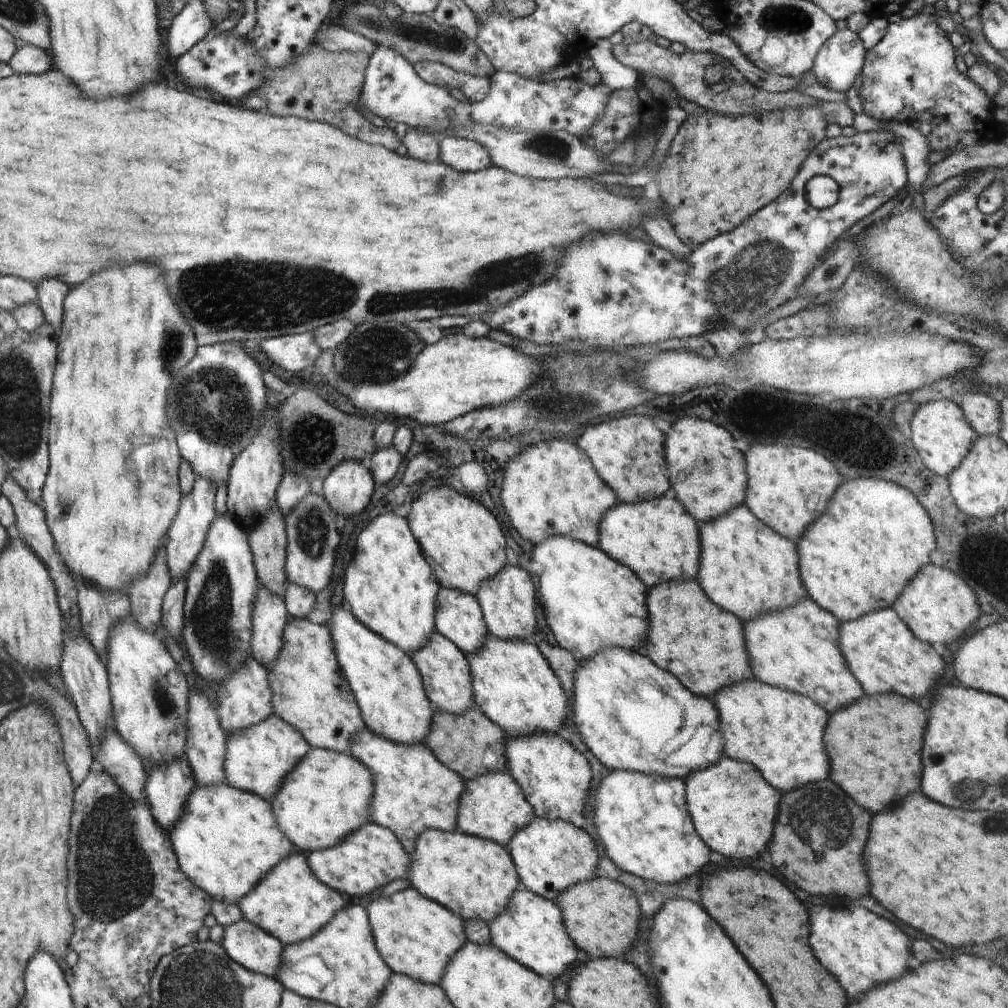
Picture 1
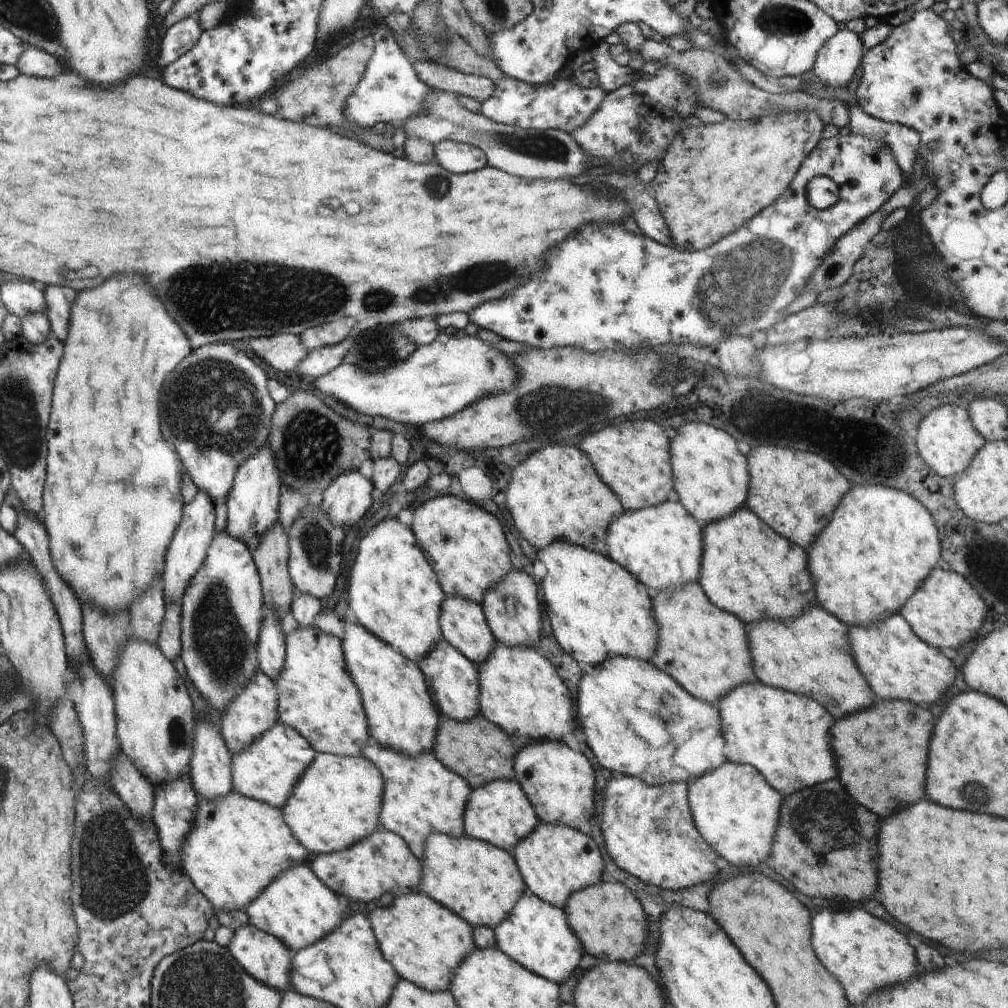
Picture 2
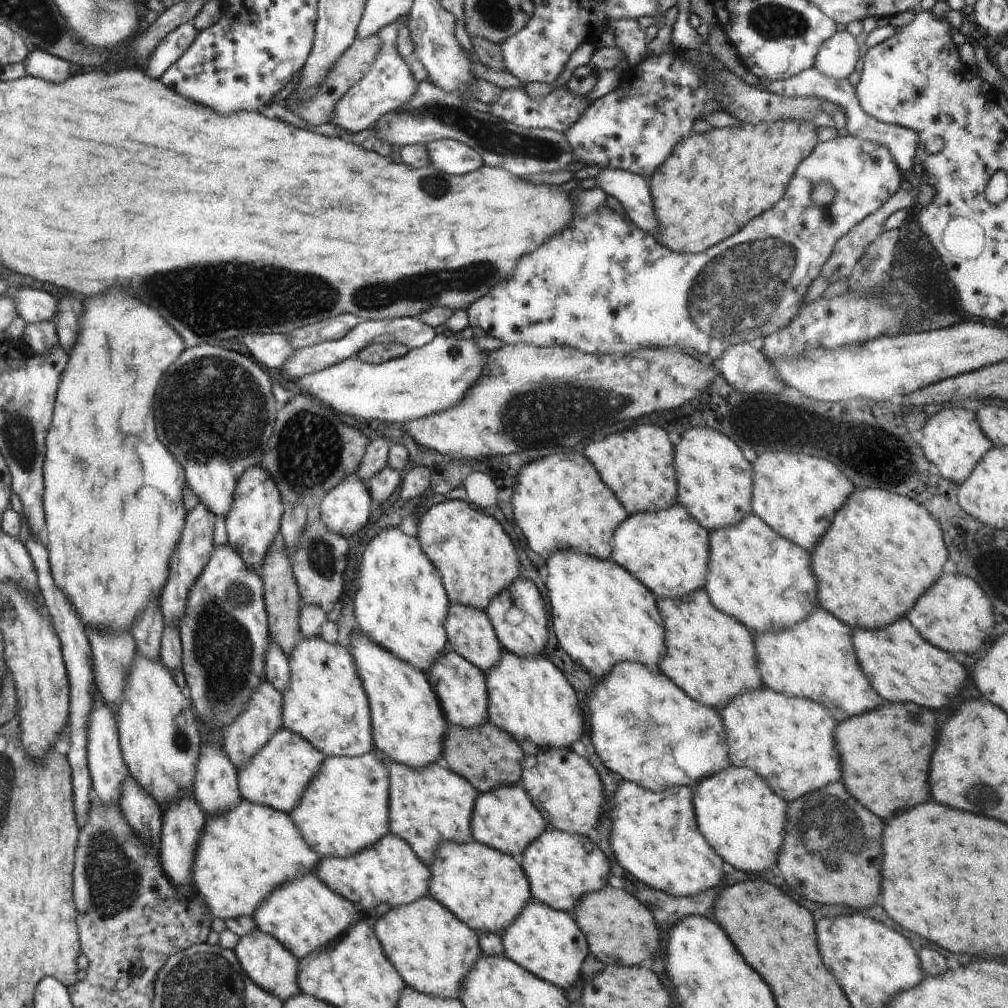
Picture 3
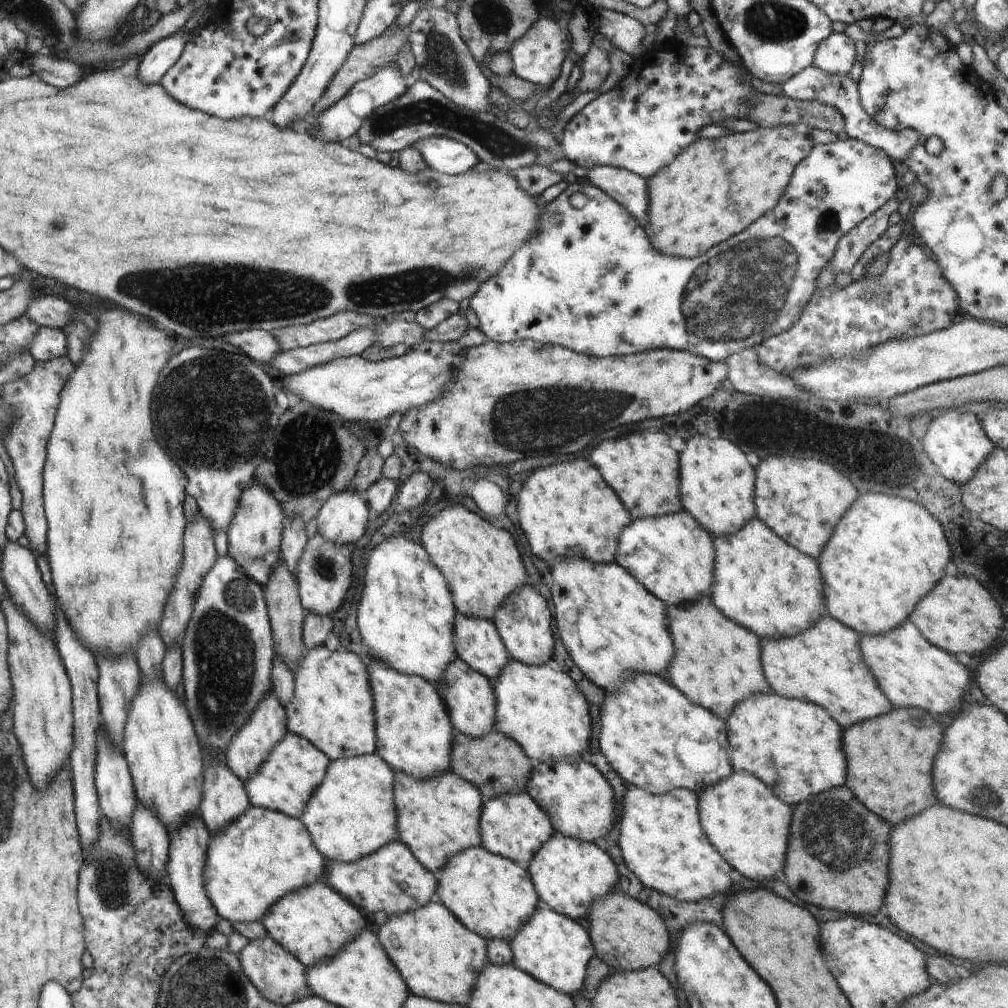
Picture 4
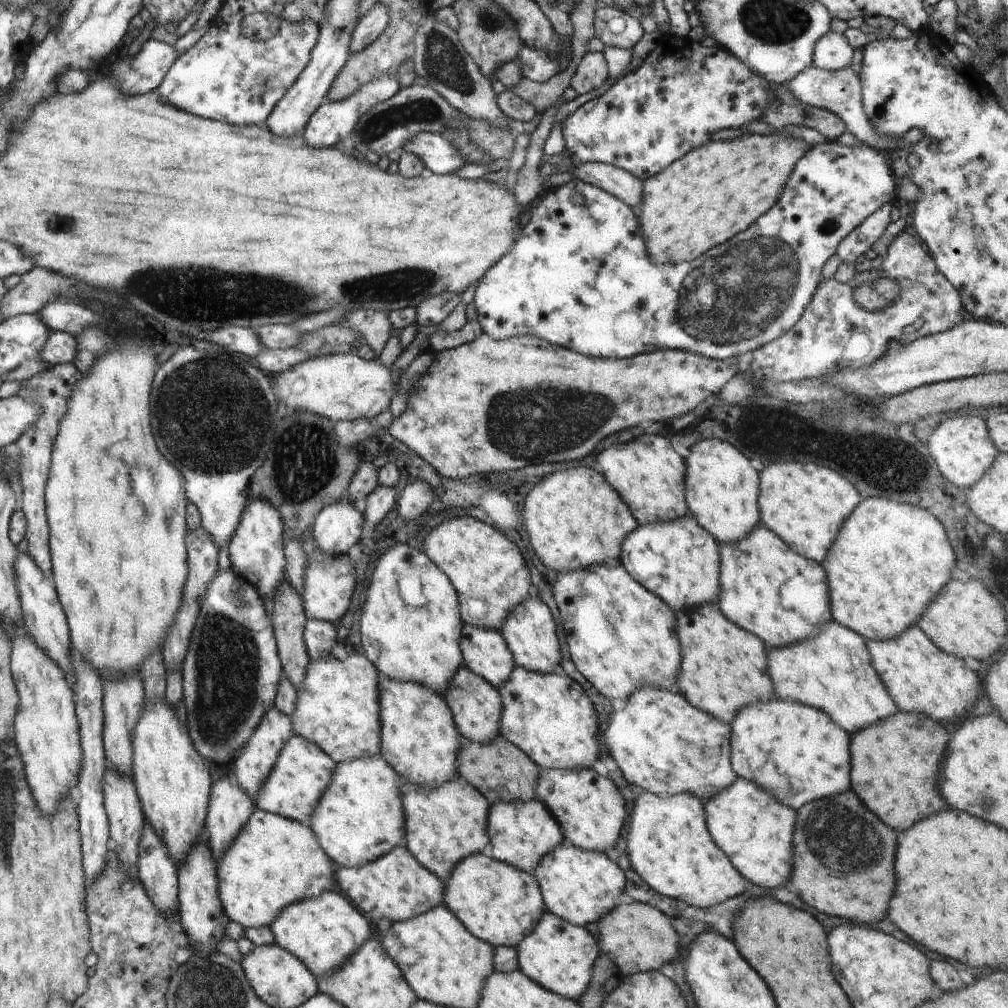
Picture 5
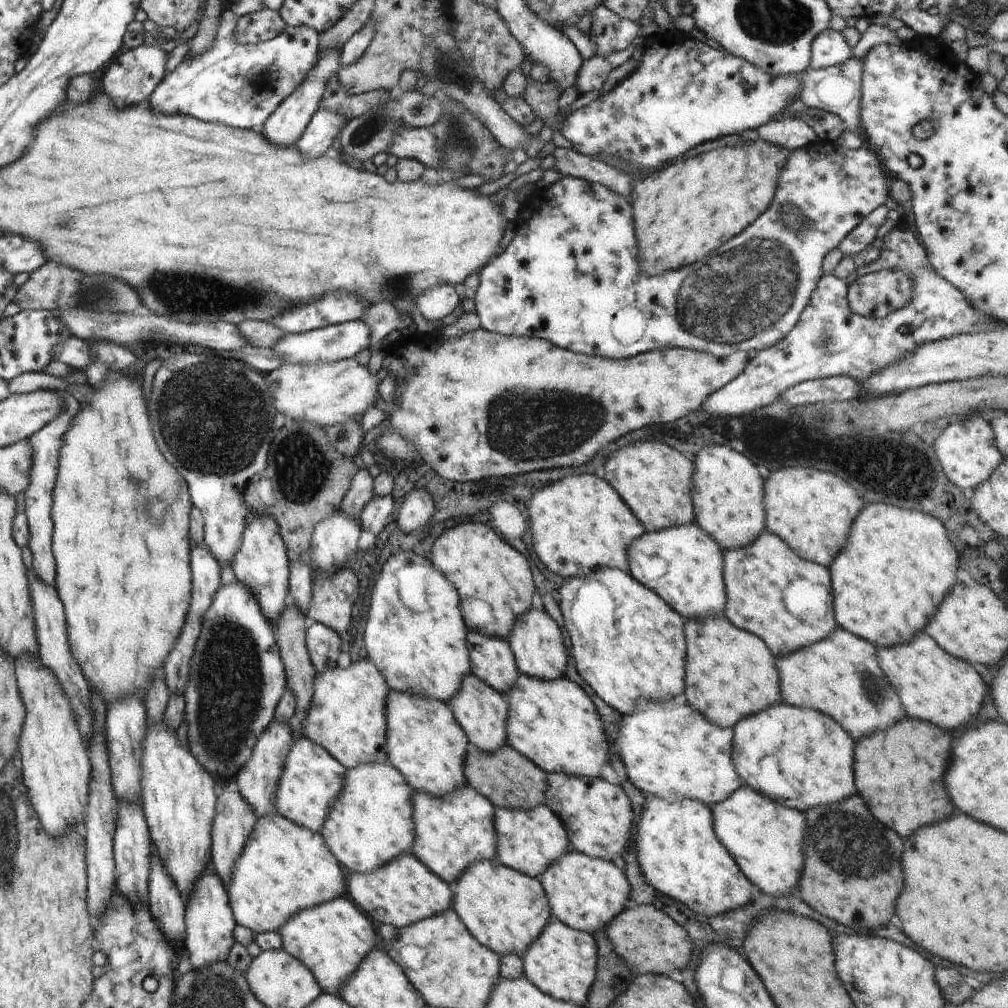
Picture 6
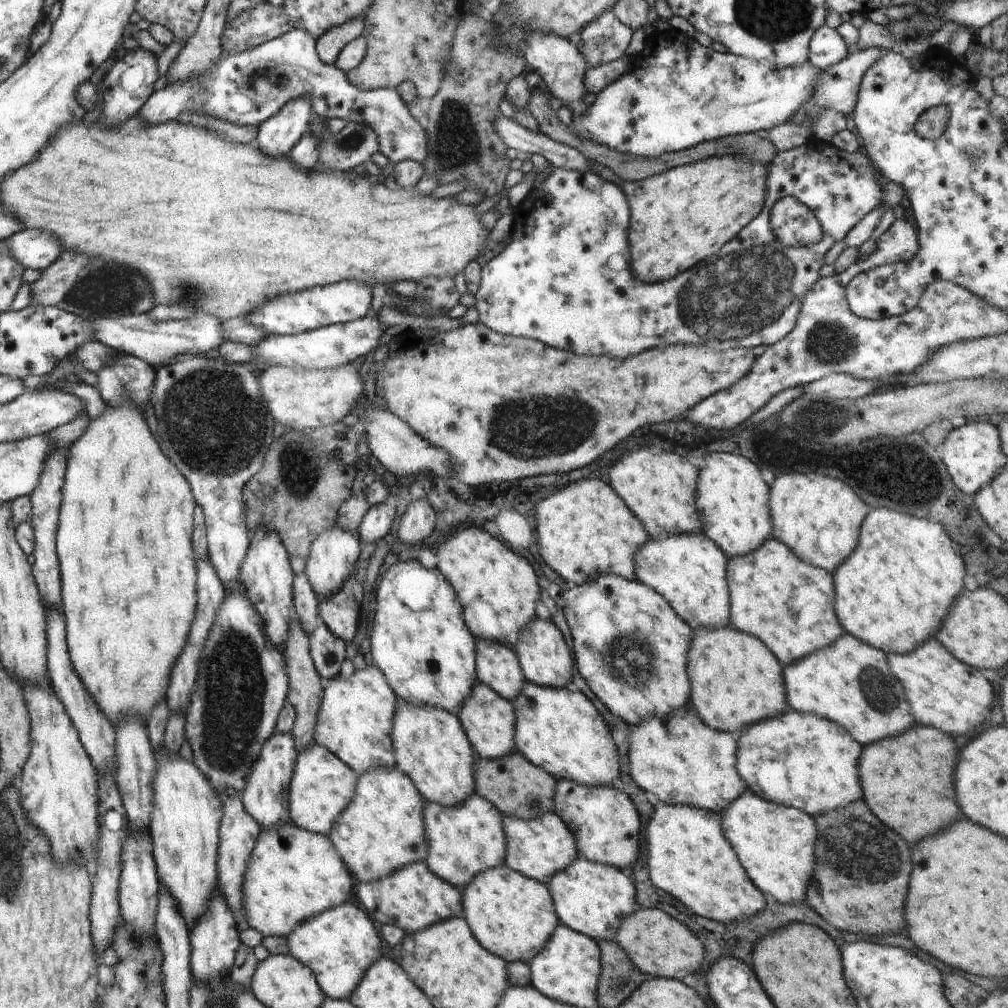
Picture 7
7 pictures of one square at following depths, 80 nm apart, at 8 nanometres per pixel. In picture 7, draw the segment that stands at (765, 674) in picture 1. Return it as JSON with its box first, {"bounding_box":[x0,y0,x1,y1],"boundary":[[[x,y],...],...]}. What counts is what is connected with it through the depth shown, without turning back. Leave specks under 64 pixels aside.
{"bounding_box":[783,633,916,747],"boundary":[[[844,633],[828,648],[812,653],[791,665],[783,666],[783,677],[787,702],[790,707],[798,712],[815,714],[820,718],[827,718],[839,724],[863,747],[868,744],[873,745],[878,740],[884,741],[886,738],[894,738],[898,734],[904,734],[916,724],[902,683],[890,670],[887,654],[859,641],[852,635]]]}

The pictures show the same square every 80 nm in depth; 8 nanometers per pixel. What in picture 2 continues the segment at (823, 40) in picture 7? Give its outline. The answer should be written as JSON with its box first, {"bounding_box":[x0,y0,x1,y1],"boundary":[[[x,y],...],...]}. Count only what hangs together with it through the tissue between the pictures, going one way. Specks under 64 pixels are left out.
{"bounding_box":[815,28,865,89],"boundary":[[[847,28],[839,30],[818,50],[815,75],[830,89],[847,86],[865,52],[860,35]]]}

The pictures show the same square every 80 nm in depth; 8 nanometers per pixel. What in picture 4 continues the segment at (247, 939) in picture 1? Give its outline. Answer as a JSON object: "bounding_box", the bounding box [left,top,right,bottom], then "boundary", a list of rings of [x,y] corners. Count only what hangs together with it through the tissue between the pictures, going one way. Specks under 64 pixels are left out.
{"bounding_box":[238,935,312,1006],"boundary":[[[269,935],[250,940],[238,954],[241,970],[252,985],[270,1002],[288,1006],[296,1000],[302,1000],[312,995],[312,990],[306,984],[306,969],[292,954],[289,954],[278,942]]]}

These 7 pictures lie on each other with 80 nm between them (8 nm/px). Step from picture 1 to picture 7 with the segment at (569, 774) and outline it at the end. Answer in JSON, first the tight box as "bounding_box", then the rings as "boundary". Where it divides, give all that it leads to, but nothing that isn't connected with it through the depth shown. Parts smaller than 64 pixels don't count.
{"bounding_box":[553,779,640,870],"boundary":[[[560,779],[553,796],[554,812],[573,834],[578,852],[588,861],[612,865],[622,870],[631,868],[640,854],[640,816],[627,794],[613,786],[579,785]]]}

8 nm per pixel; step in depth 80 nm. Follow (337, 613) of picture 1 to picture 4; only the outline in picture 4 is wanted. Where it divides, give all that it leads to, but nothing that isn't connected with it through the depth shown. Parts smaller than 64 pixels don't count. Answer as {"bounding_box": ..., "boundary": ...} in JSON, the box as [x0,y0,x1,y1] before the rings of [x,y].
{"bounding_box":[363,654,453,780],"boundary":[[[366,654],[363,655],[366,659],[368,668],[368,682],[370,684],[370,688],[372,691],[372,698],[374,698],[374,722],[376,726],[376,753],[380,758],[382,758],[391,769],[401,772],[406,772],[406,774],[410,774],[410,776],[414,776],[414,778],[418,778],[418,780],[426,780],[426,778],[432,778],[432,776],[438,776],[438,774],[442,774],[442,772],[446,772],[446,770],[451,769],[450,766],[450,750],[452,750],[452,742],[453,742],[453,726],[451,725],[450,718],[448,716],[447,710],[445,709],[445,705],[443,704],[443,700],[437,694],[437,691],[433,687],[433,684],[424,680],[420,676],[414,676],[414,674],[402,674],[402,672],[398,672],[398,670],[394,670],[392,666],[386,666],[386,662],[380,662],[378,658],[369,658]]]}

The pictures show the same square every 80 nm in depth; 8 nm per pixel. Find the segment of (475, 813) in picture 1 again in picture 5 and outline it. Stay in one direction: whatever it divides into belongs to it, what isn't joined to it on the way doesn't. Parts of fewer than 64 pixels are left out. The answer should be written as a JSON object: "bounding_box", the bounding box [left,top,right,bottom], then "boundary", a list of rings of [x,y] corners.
{"bounding_box":[486,800,563,873],"boundary":[[[536,800],[496,802],[488,808],[486,832],[490,838],[487,854],[495,860],[512,864],[531,873],[544,854],[562,844],[563,835],[551,812]]]}

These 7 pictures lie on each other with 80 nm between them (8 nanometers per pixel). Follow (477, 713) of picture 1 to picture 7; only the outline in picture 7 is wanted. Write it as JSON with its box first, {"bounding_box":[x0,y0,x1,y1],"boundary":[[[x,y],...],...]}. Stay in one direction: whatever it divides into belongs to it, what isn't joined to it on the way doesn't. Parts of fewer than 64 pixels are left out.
{"bounding_box":[475,751,557,819],"boundary":[[[516,751],[503,759],[483,759],[476,755],[475,758],[475,792],[488,802],[491,802],[502,815],[515,819],[539,819],[541,816],[549,812],[554,812],[555,802],[553,796],[557,781],[548,774],[543,768],[537,767],[535,764]]]}

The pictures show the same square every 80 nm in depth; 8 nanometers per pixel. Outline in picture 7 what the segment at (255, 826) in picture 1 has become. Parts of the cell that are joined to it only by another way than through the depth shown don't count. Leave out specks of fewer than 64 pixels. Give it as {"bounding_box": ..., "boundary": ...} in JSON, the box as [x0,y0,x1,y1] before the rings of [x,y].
{"bounding_box":[242,824,355,937],"boundary":[[[282,824],[276,830],[260,830],[256,846],[250,854],[244,878],[242,878],[242,896],[248,926],[264,936],[288,937],[304,920],[310,920],[334,906],[349,902],[355,879],[340,860],[332,842],[326,835],[303,830],[296,825]]]}

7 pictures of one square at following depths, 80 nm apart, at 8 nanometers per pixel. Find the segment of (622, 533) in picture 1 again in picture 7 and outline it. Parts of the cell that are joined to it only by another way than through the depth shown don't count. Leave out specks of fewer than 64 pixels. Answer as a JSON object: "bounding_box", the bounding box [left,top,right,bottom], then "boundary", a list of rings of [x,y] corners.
{"bounding_box":[634,532,731,629],"boundary":[[[684,532],[642,544],[634,554],[634,572],[636,581],[656,590],[692,629],[721,629],[731,625],[726,562],[724,552],[703,533]]]}

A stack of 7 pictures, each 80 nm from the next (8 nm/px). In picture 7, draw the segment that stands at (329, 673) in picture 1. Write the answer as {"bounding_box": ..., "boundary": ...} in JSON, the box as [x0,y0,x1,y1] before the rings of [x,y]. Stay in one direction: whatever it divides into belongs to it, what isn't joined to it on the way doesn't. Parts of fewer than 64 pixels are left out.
{"bounding_box":[314,662,397,775],"boundary":[[[371,662],[367,668],[355,670],[348,679],[339,675],[324,680],[314,743],[324,746],[357,775],[374,768],[395,767],[391,733],[397,699],[384,674]]]}

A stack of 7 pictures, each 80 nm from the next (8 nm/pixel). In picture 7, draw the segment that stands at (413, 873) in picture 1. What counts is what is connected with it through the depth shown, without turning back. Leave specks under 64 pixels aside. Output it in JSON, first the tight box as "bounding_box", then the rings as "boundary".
{"bounding_box":[460,864,560,964],"boundary":[[[506,864],[485,870],[477,875],[470,885],[460,890],[463,894],[462,917],[468,923],[472,934],[487,951],[508,963],[518,961],[529,964],[535,955],[545,949],[546,943],[560,924],[549,888],[537,880],[512,870]]]}

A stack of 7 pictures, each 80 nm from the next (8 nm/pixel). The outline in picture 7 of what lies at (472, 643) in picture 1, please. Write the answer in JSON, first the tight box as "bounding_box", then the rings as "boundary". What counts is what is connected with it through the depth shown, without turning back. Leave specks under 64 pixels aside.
{"bounding_box":[475,638,526,702],"boundary":[[[475,638],[475,645],[478,682],[512,702],[526,682],[516,652],[499,642],[484,639]]]}

